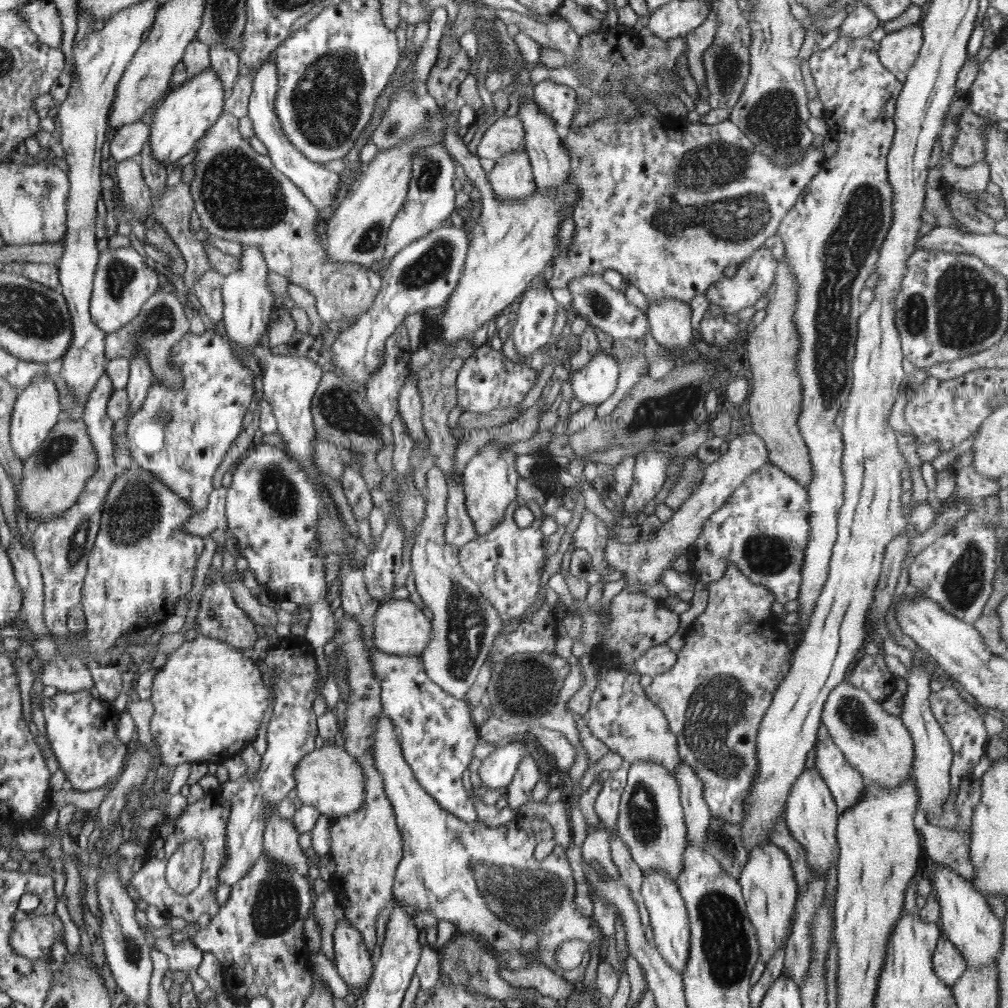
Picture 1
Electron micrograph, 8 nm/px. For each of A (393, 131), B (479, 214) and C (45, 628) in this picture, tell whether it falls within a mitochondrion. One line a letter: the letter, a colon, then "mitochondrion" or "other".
A: mitochondrion
B: other
C: other

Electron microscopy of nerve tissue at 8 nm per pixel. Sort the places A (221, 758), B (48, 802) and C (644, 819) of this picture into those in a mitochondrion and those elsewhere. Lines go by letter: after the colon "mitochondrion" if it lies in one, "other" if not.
A: other
B: other
C: mitochondrion

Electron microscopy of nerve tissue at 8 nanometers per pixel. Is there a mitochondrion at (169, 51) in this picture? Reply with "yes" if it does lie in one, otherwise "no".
no

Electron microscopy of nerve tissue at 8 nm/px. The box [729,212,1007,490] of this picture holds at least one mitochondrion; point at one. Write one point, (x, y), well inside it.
(963, 312)

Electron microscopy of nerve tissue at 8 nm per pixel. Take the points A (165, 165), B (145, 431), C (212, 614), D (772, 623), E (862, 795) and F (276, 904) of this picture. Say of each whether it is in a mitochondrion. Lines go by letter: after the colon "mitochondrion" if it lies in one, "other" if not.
A: other
B: other
C: mitochondrion
D: other
E: other
F: mitochondrion

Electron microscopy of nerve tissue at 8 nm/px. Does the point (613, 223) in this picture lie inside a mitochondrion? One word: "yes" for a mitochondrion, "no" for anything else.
no

